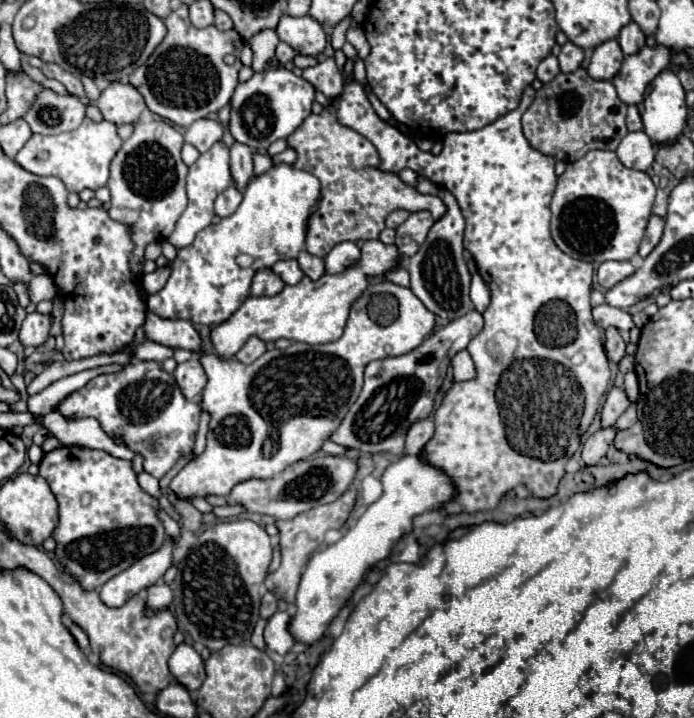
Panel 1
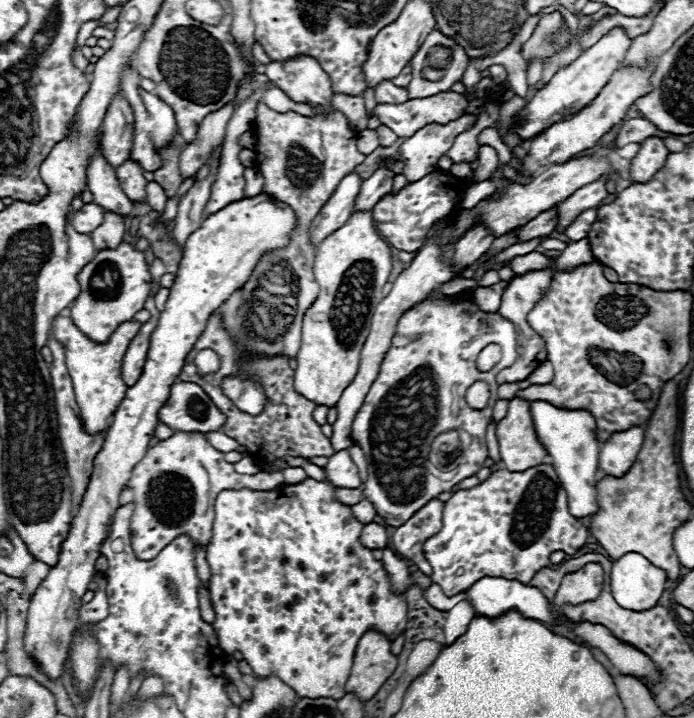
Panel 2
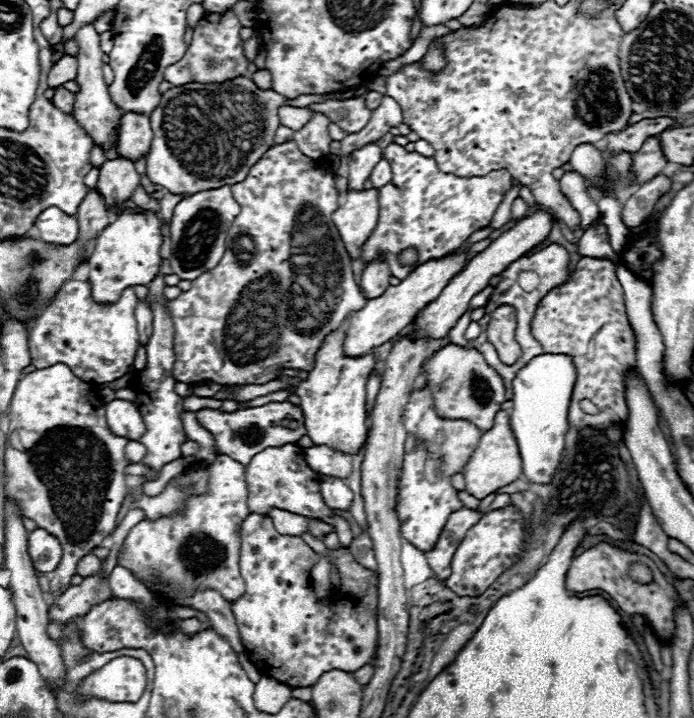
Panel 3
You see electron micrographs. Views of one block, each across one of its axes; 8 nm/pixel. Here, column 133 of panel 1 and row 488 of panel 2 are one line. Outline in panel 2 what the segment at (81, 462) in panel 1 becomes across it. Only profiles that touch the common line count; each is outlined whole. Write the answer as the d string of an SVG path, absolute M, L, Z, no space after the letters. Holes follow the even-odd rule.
M538 464L524 472L500 468L492 470L482 484L468 490L458 490L444 502L442 530L424 542L424 556L434 570L430 576L432 582L436 582L446 596L454 596L468 590L484 576L504 576L506 580L528 584L540 568L548 566L548 556L552 552L562 550L566 554L574 554L586 544L588 536L588 528L568 512L568 496L552 464Z

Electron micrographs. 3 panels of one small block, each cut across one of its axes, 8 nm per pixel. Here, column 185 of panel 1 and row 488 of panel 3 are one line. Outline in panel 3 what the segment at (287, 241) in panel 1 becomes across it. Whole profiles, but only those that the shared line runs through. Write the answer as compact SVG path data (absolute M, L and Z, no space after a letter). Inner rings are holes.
M284 444L280 448L266 448L258 452L246 466L246 484L248 484L248 510L250 514L268 514L270 508L288 510L300 516L320 518L334 528L340 544L348 548L354 540L350 522L342 516L336 516L320 496L320 474L308 468L304 460L304 450L298 444Z

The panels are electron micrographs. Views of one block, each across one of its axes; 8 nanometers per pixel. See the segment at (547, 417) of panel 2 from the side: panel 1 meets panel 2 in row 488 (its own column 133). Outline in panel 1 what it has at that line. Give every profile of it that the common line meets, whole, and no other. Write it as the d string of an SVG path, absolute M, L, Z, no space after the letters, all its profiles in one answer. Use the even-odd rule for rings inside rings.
M166 540L160 552L154 552L152 556L144 556L144 560L138 560L136 564L132 564L132 568L110 578L100 588L100 600L110 608L120 608L128 598L156 584L164 576L164 572L172 566L174 548L176 546L170 540Z

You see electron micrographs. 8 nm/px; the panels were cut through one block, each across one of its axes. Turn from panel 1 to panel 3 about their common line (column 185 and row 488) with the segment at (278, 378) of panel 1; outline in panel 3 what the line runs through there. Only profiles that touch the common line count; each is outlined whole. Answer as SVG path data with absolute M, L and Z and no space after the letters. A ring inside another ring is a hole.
M500 410L494 418L494 426L488 432L484 432L476 452L472 454L470 462L464 468L466 492L476 496L478 500L482 500L488 494L496 492L498 488L518 480L520 476L522 476L522 460L520 460L520 450L518 450L516 438L514 438L512 428L510 428L510 416L508 416L508 412ZM320 476L320 480L322 480L320 492L326 506L334 510L348 510L354 498L352 490L340 478L334 478L334 476Z

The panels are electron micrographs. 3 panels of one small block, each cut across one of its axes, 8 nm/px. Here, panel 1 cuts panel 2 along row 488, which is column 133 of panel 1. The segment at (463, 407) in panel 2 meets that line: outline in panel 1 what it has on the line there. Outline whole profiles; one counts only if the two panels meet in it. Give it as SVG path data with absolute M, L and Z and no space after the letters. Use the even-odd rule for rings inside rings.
M138 360L130 362L120 372L90 380L84 388L60 402L60 412L66 418L96 418L108 436L122 436L134 452L144 454L146 472L162 478L180 456L192 452L202 408L182 396L174 376L168 374L162 364ZM154 434L158 434L158 442L146 448L144 440Z

